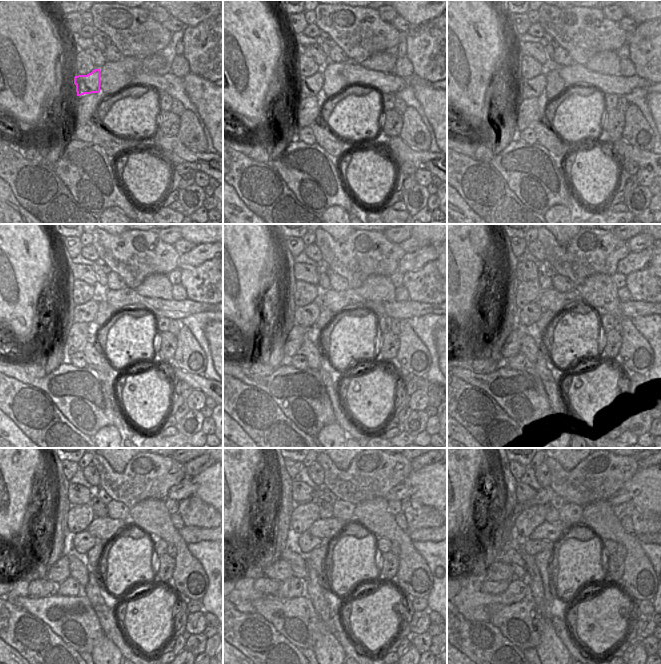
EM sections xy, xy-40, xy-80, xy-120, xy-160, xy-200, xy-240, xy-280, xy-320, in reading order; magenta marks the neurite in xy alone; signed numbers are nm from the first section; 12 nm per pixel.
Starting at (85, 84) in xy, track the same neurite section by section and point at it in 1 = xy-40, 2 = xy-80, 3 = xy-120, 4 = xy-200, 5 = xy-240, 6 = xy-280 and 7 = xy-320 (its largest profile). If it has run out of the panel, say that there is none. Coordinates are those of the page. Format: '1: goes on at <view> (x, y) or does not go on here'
1: goes on at xy-40 (307, 87)
2: goes on at xy-80 (527, 88)
3: goes on at xy-120 (87, 312)
4: goes on at xy-200 (530, 314)
5: goes on at xy-240 (83, 542)
6: goes on at xy-280 (307, 542)
7: goes on at xy-320 (531, 547)

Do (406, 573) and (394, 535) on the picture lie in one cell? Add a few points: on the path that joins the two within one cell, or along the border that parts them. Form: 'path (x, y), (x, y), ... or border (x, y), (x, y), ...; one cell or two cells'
path (406, 563), (406, 546), (404, 544); one cell

